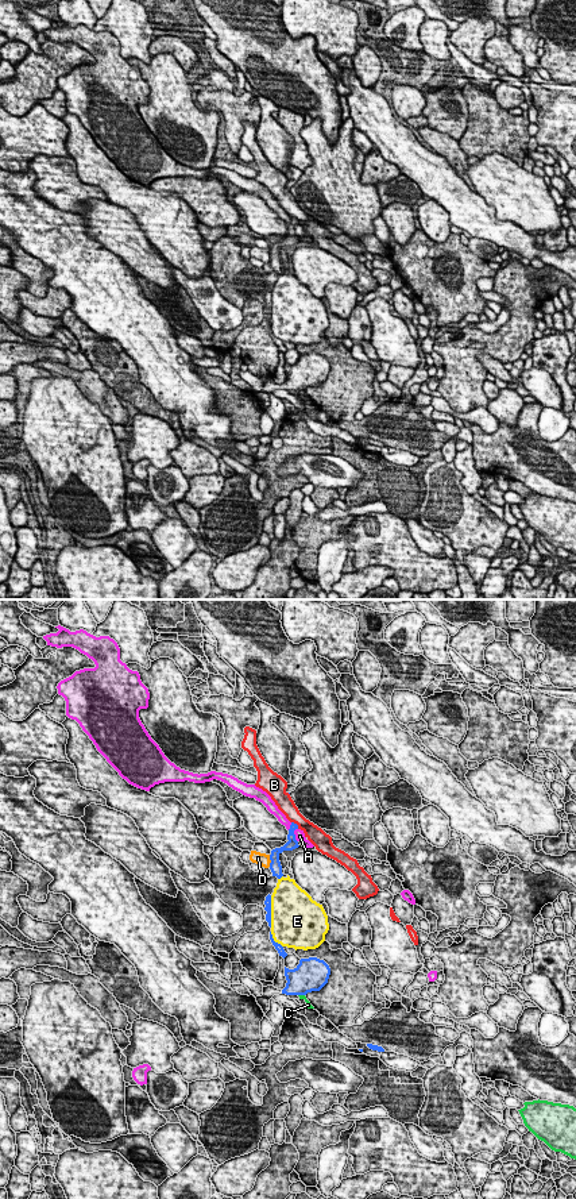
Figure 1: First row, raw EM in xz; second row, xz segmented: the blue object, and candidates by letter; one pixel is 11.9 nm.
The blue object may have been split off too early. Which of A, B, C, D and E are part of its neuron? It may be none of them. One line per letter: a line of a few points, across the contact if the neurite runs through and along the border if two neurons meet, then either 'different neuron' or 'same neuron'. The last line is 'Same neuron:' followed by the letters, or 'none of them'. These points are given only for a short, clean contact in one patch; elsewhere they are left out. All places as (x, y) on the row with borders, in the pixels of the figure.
A: different neuron
B: different neuron
C: different neuron
D: different neuron
E: different neuron
Same neuron: none of them

